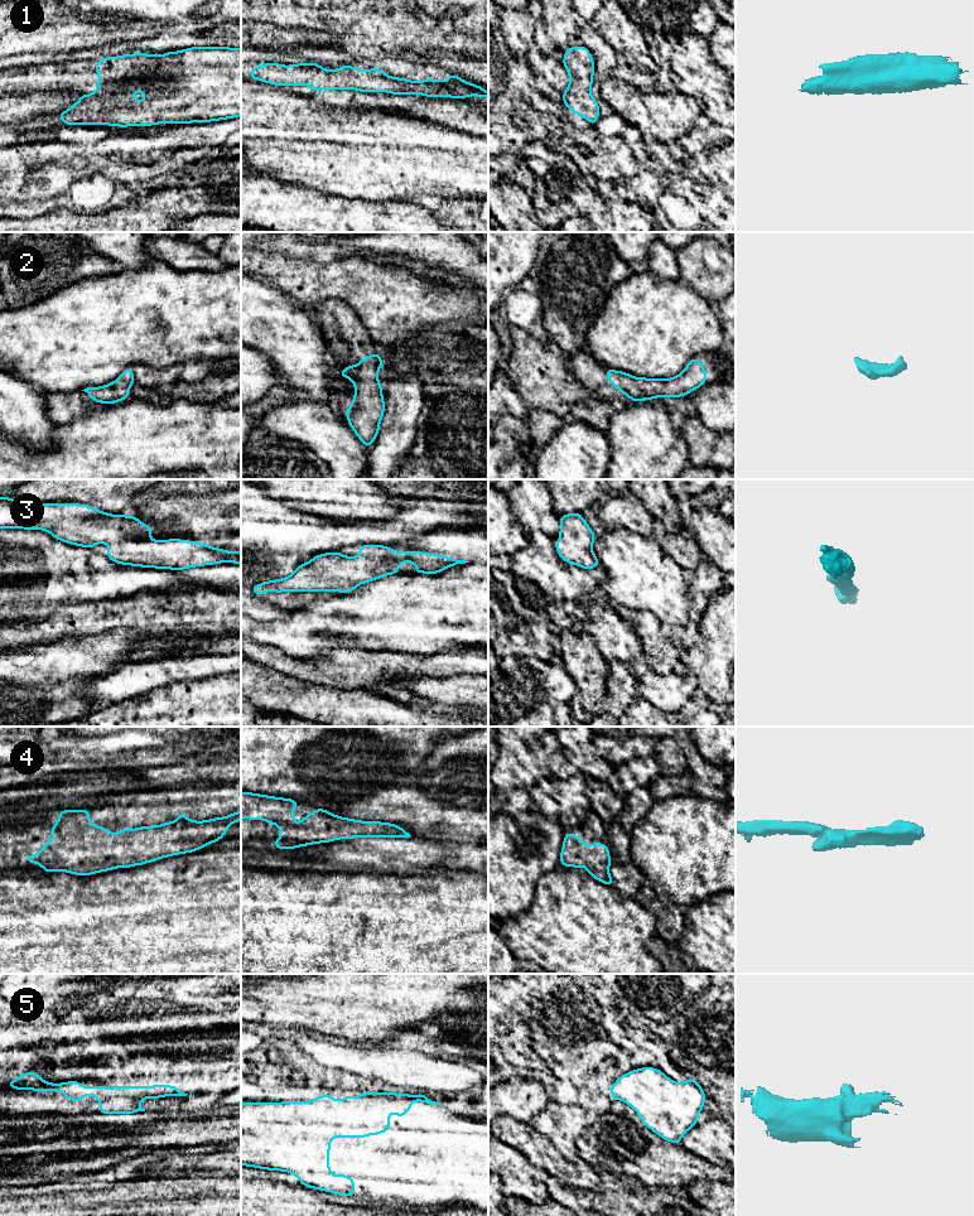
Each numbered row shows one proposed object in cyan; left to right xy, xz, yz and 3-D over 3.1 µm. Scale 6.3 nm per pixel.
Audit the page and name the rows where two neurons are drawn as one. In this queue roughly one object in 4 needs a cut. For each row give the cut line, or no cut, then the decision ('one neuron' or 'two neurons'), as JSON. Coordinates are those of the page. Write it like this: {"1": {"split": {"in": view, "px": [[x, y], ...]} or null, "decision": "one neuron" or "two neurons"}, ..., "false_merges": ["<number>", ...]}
{"1": {"split": null, "decision": "one neuron"}, "2": {"split": null, "decision": "one neuron"}, "3": {"split": null, "decision": "one neuron"}, "4": {"split": null, "decision": "one neuron"}, "5": {"split": null, "decision": "one neuron"}, "false_merges": []}

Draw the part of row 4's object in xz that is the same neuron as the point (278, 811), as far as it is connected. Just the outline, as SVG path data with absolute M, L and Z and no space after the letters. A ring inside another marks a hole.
M241 792L241 819L265 820L274 826L280 827L280 836L274 841L276 849L293 850L299 846L313 845L319 843L329 843L339 839L352 838L410 838L401 826L380 822L380 821L361 821L337 816L326 809L317 809L304 816L300 822L294 822L294 809L298 801L294 798L283 798L252 792Z

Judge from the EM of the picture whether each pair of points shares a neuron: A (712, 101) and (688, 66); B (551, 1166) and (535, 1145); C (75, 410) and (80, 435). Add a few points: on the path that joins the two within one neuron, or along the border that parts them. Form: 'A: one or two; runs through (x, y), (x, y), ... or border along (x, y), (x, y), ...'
A: one; runs through (712, 92), (712, 88), (697, 73)
B: one; runs through (550, 1161), (540, 1151)
C: two; border along (83, 414), (58, 425)

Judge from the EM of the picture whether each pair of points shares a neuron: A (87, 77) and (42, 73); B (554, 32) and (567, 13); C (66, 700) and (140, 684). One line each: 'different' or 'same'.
A: same
B: same
C: different

